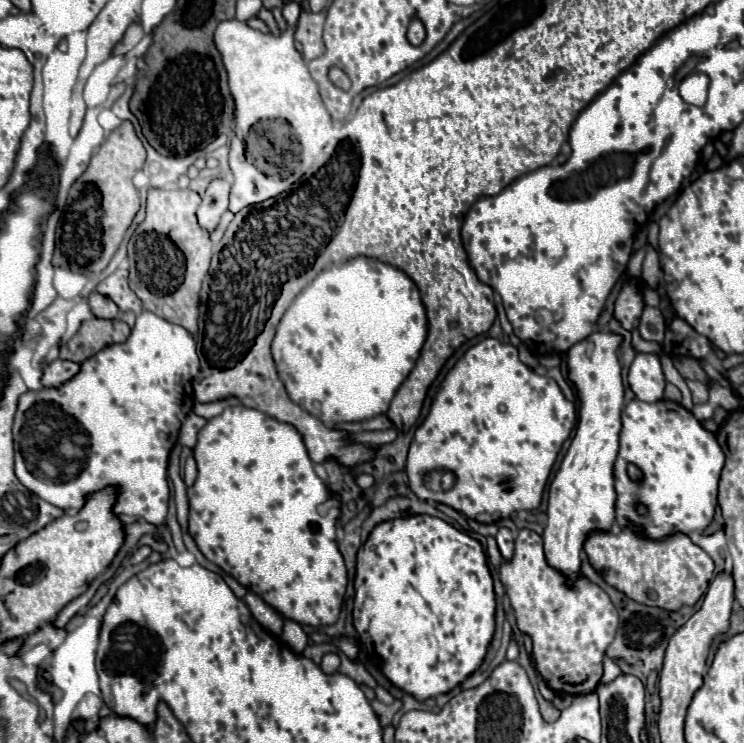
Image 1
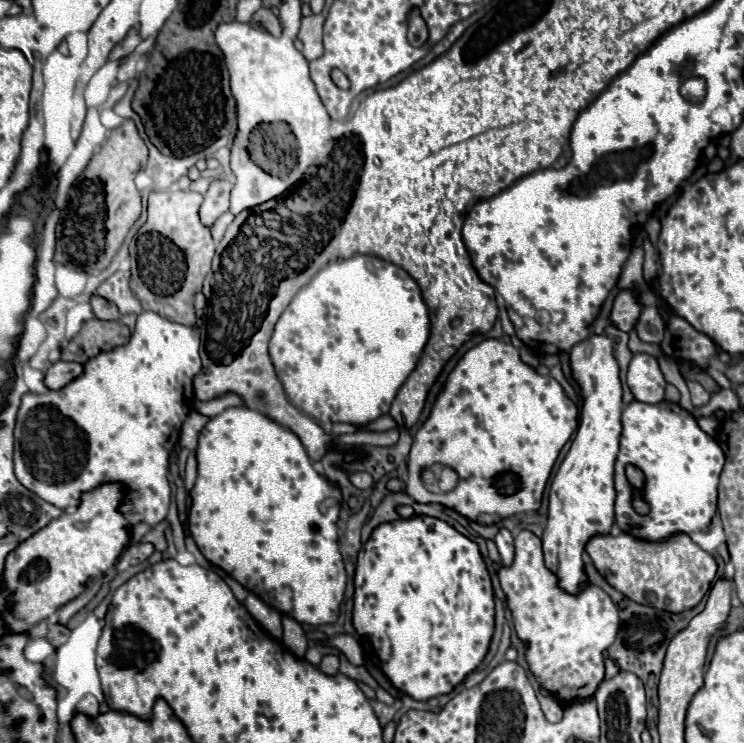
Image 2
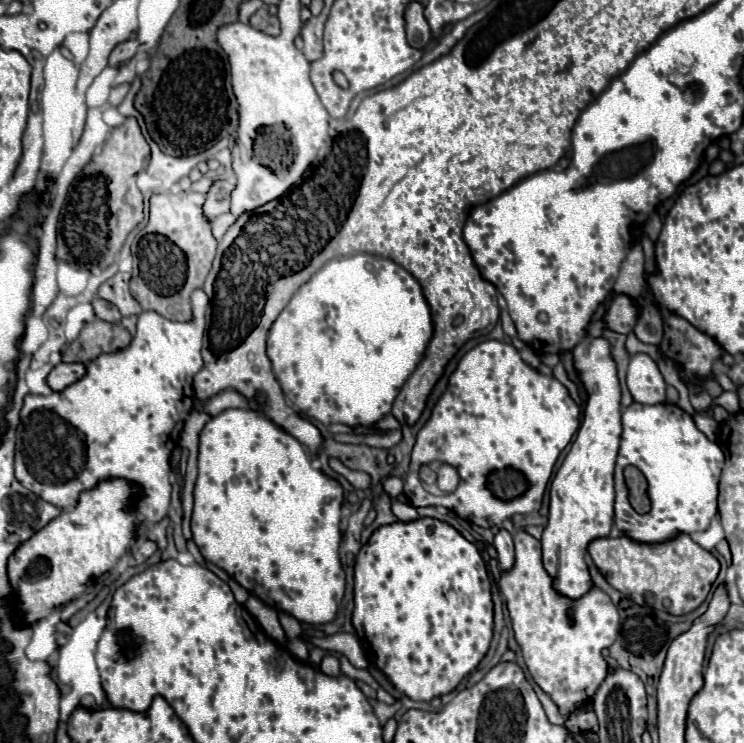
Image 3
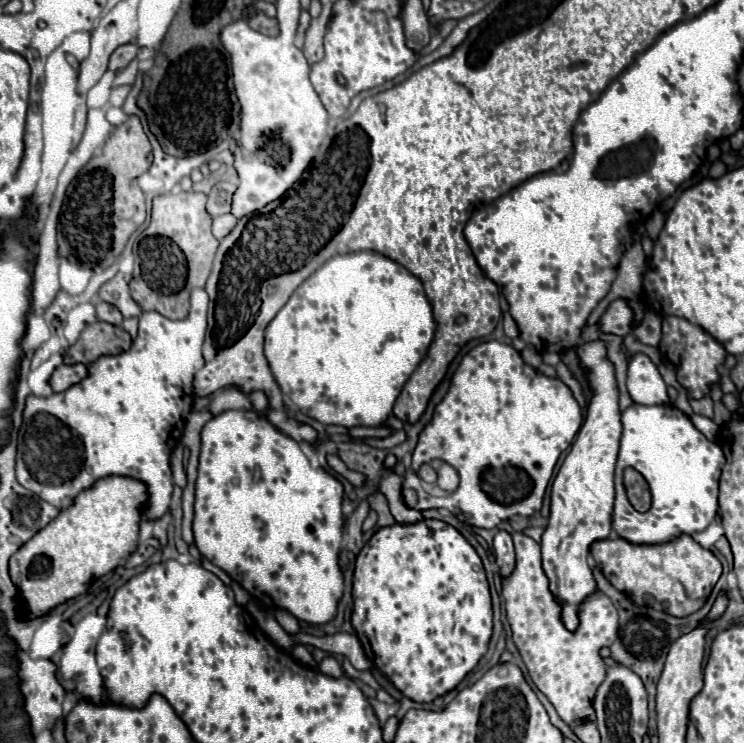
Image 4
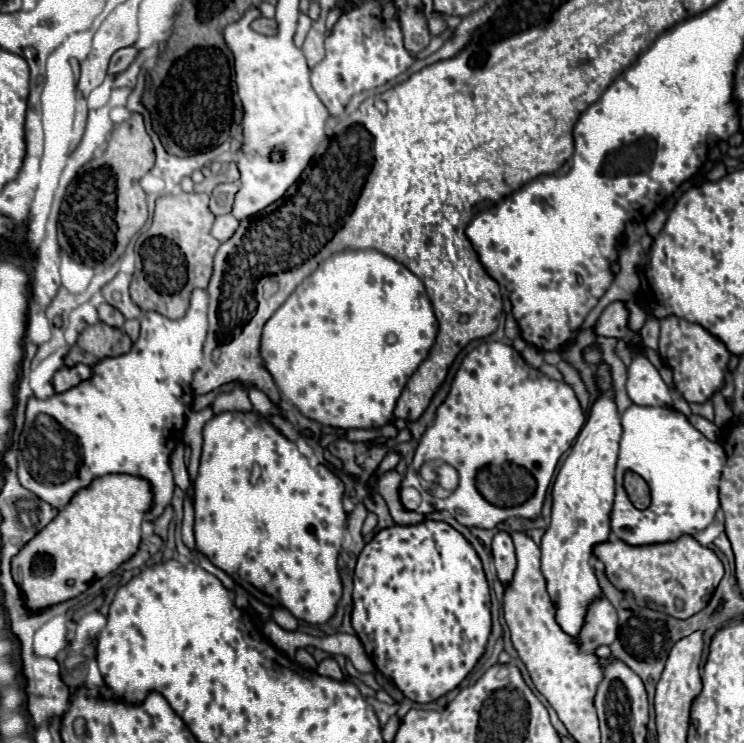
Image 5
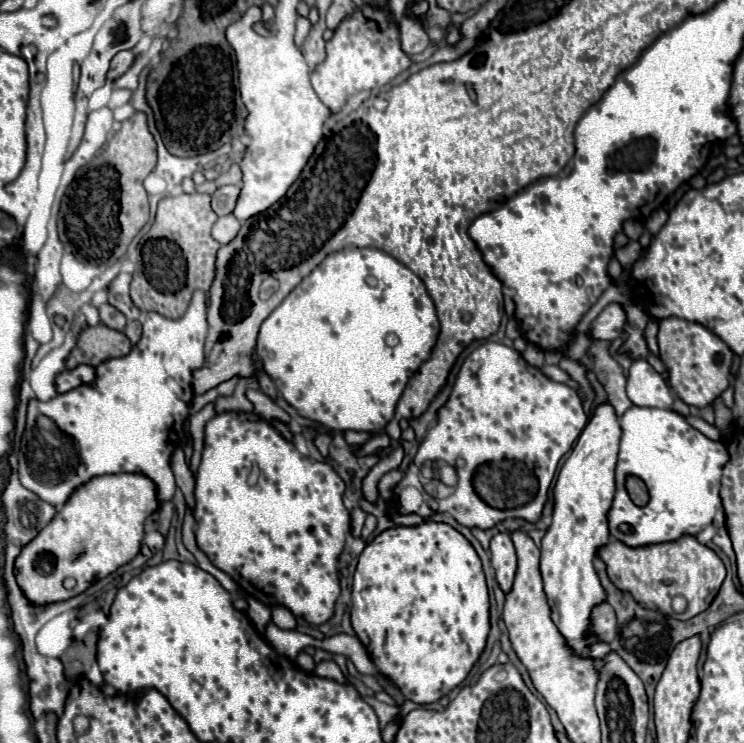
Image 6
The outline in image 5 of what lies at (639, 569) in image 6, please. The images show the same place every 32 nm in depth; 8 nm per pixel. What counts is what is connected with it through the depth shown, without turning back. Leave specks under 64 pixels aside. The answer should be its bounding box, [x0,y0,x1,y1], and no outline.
[594,536,724,620]

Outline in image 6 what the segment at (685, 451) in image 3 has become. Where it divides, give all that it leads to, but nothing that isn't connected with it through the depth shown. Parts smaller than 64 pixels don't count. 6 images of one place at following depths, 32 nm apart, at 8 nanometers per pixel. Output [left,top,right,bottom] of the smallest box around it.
[608,406,728,546]

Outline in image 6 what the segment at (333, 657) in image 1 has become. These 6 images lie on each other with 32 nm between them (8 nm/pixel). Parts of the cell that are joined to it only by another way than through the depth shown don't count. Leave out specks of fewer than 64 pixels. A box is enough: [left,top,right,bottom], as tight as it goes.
[314,660,346,684]

